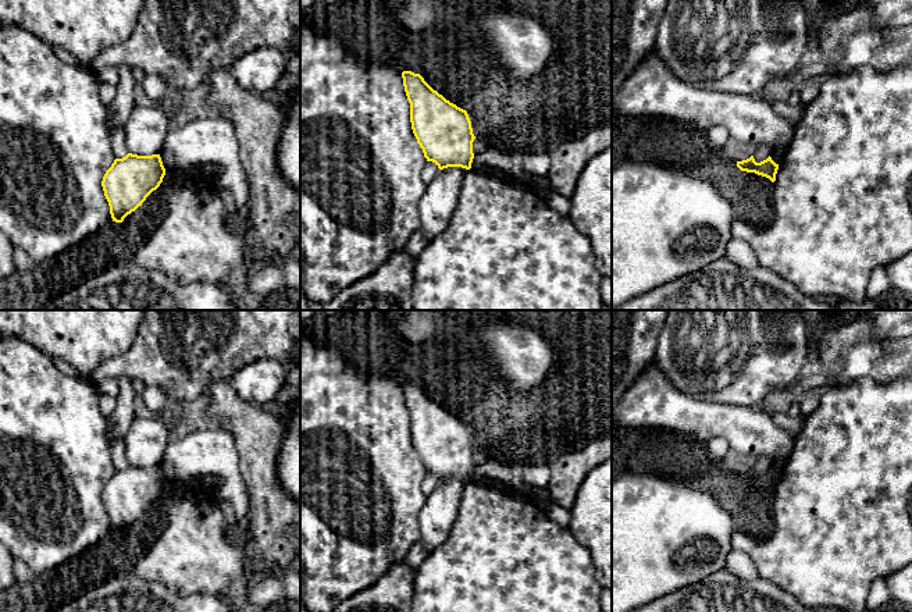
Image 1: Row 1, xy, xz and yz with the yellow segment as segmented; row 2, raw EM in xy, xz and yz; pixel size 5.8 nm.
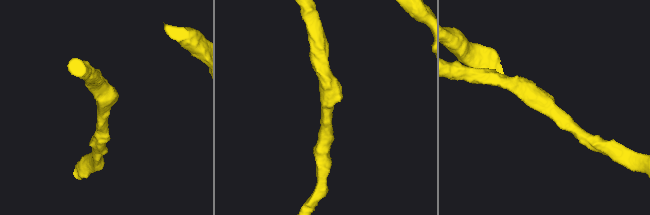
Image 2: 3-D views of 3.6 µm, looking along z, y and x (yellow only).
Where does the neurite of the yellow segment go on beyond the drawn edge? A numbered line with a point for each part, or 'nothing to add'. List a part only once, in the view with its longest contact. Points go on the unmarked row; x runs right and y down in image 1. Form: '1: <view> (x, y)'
nothing to add

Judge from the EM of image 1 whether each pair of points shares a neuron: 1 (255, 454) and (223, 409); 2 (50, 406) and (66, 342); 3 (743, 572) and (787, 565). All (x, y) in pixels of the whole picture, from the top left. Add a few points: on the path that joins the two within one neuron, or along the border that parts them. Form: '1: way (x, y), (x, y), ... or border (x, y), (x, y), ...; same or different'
1: way (255, 443), (234, 420); same
2: border (24, 340), (52, 359); different
3: border (733, 548), (750, 557), (758, 576); different

